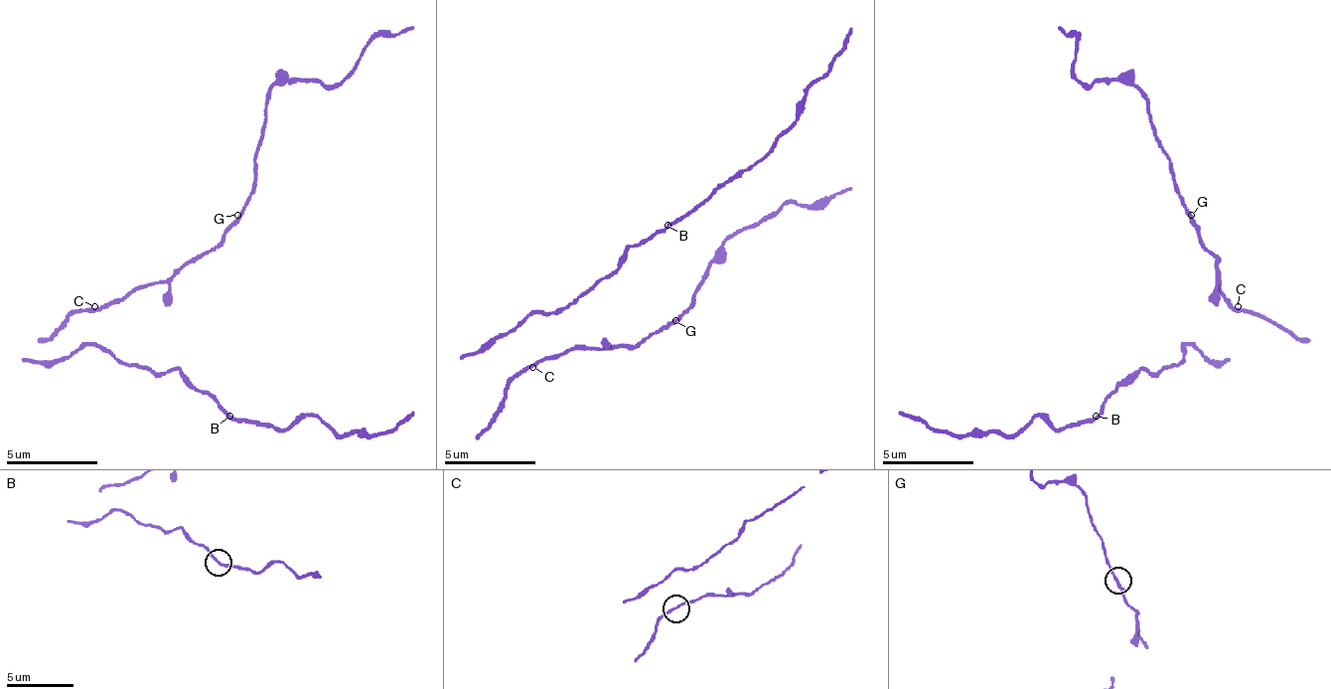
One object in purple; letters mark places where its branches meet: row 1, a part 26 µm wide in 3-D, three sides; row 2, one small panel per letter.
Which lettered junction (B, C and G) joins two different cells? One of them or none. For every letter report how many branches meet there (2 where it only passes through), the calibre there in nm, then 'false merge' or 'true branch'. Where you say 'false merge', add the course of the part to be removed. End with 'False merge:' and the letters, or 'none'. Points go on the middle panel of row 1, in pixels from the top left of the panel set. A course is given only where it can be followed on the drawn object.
B: 2 branches meet; 180 nm thick; true branch
C: 2 branches meet; 170 nm thick; true branch
G: 2 branches meet; 180 nm thick; true branch
False merge: none

